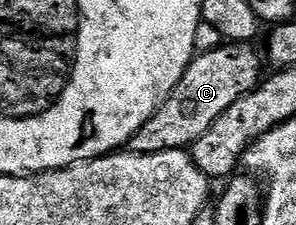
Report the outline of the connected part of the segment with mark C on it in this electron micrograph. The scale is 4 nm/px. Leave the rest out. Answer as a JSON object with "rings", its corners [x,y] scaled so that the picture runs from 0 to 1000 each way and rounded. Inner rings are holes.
{"rings":[[[770,187],[753,204],[760,213],[716,213],[706,231],[679,227],[652,244],[595,396],[561,436],[551,471],[500,529],[493,560],[480,560],[480,578],[466,578],[466,596],[453,596],[432,627],[429,671],[466,684],[547,684],[561,667],[645,662],[649,640],[669,631],[669,613],[682,613],[682,596],[696,596],[696,578],[709,578],[709,560],[723,560],[723,542],[736,542],[736,524],[750,524],[750,507],[764,507],[764,489],[777,489],[791,453],[804,453],[804,436],[845,418],[885,369],[895,271],[885,249],[878,271],[878,249],[851,218],[848,191]]]}

